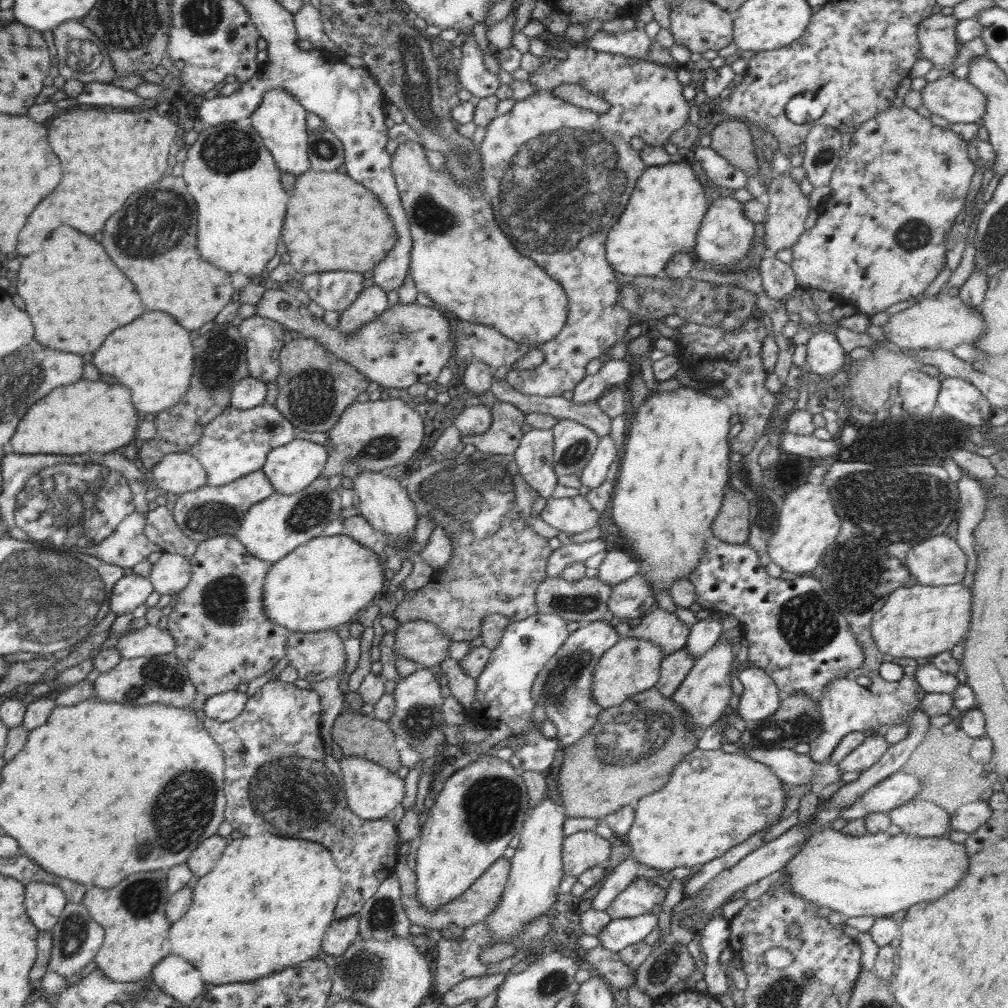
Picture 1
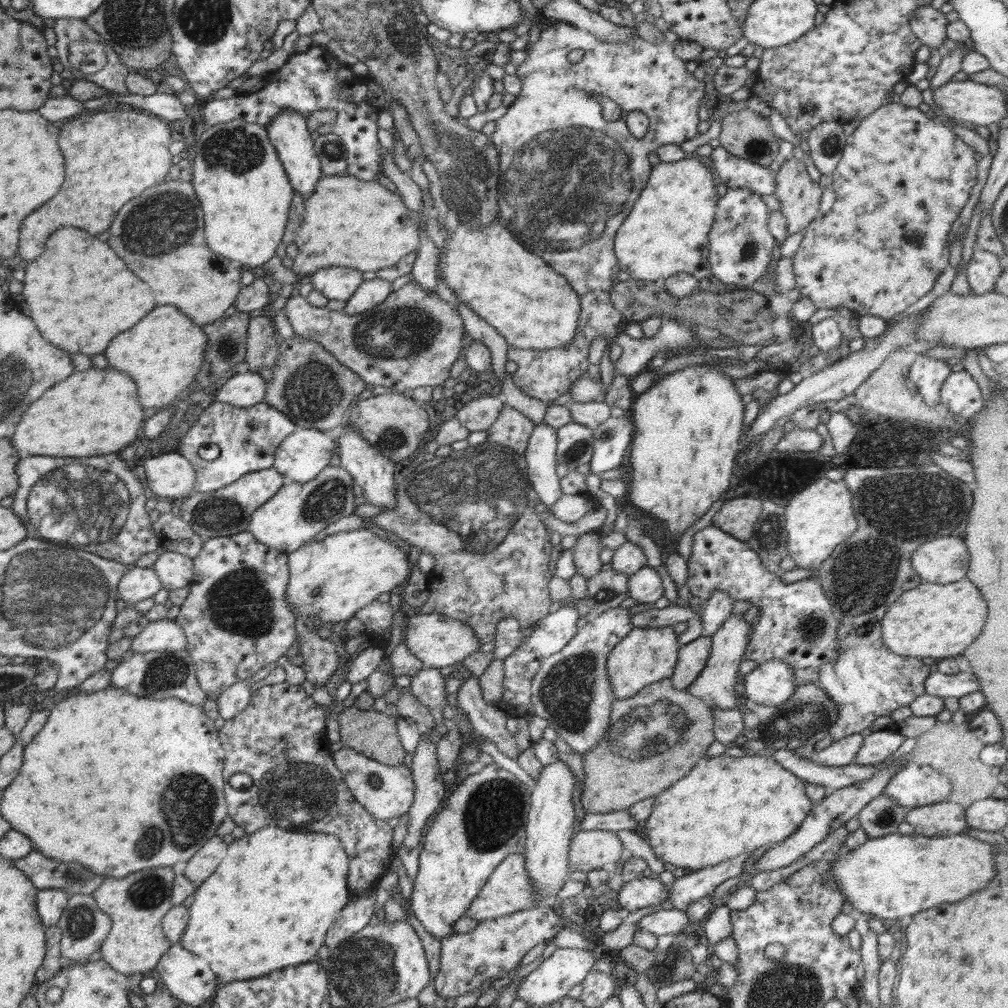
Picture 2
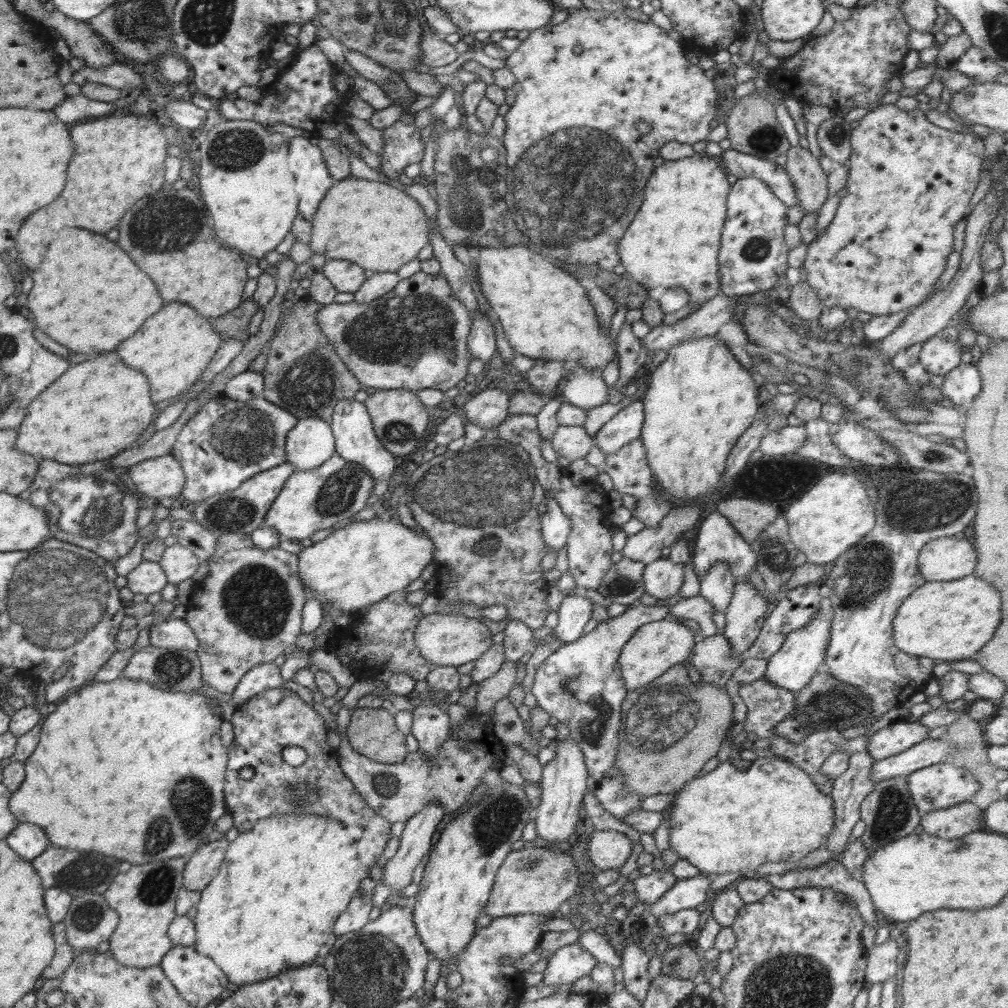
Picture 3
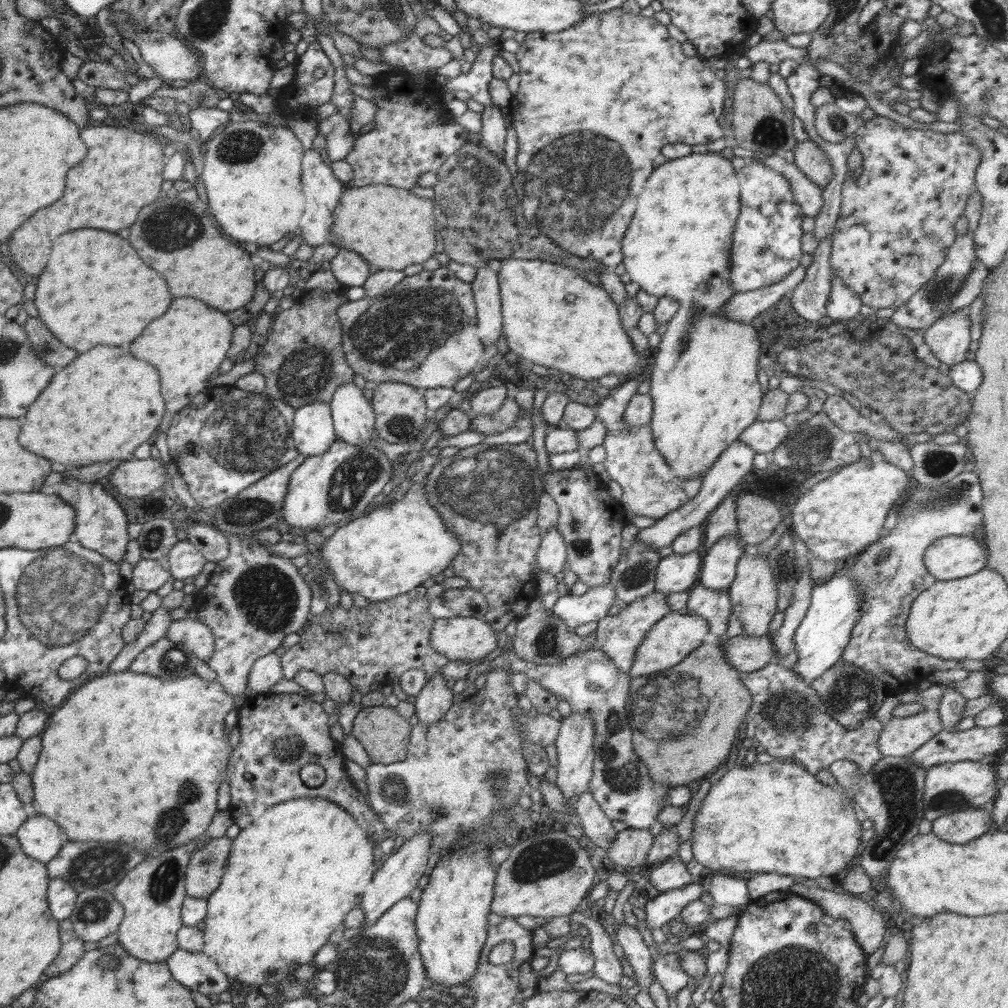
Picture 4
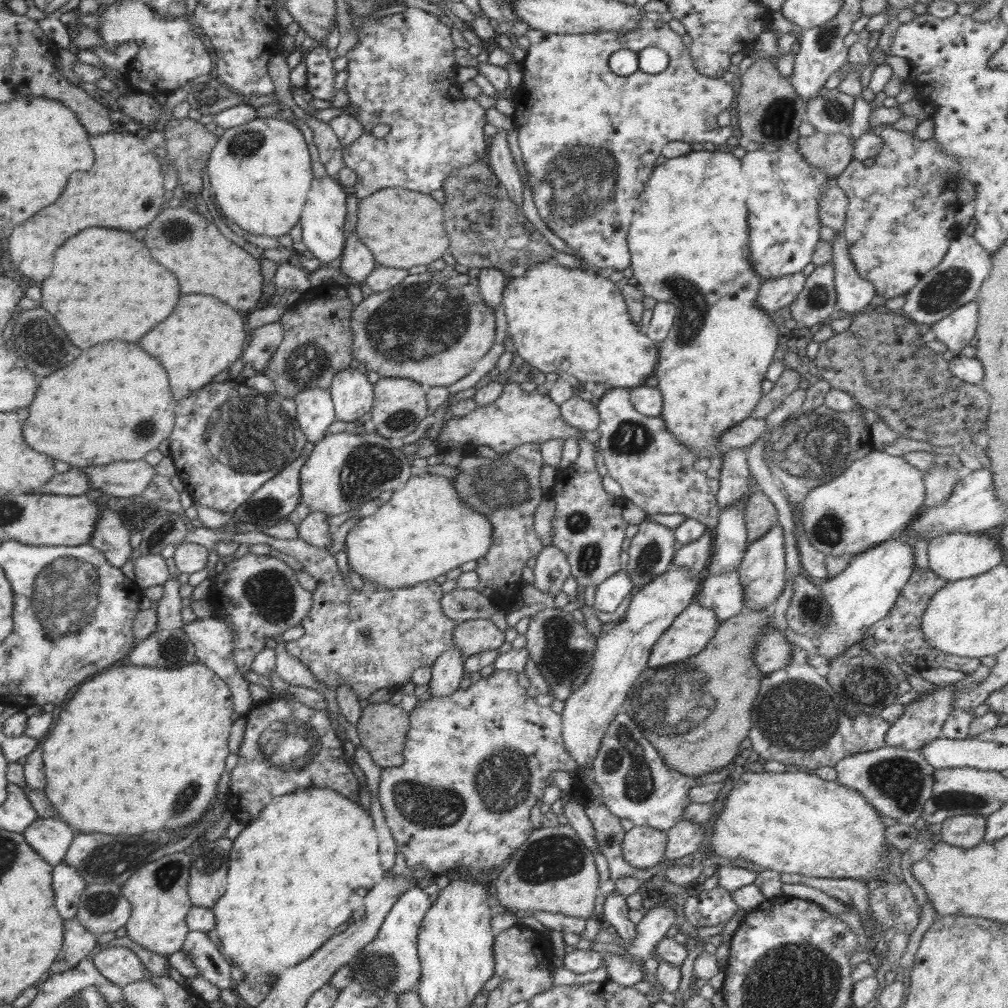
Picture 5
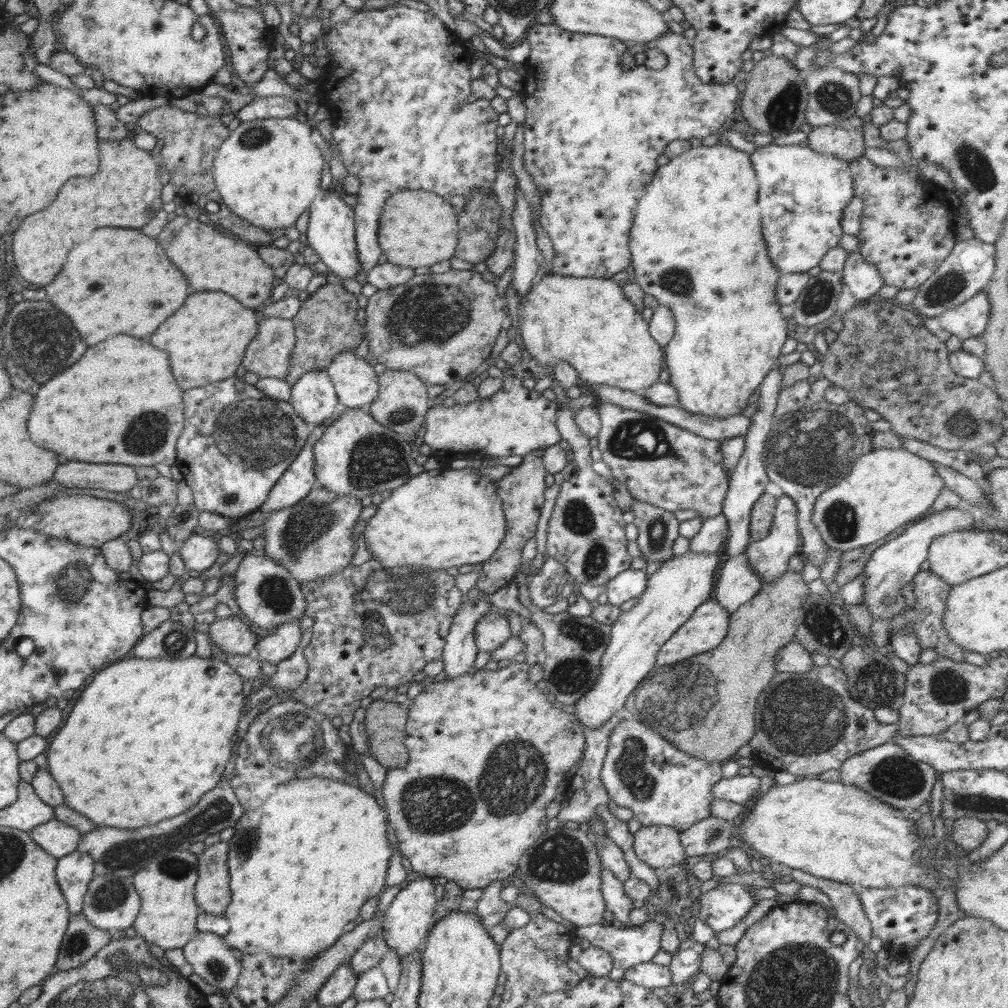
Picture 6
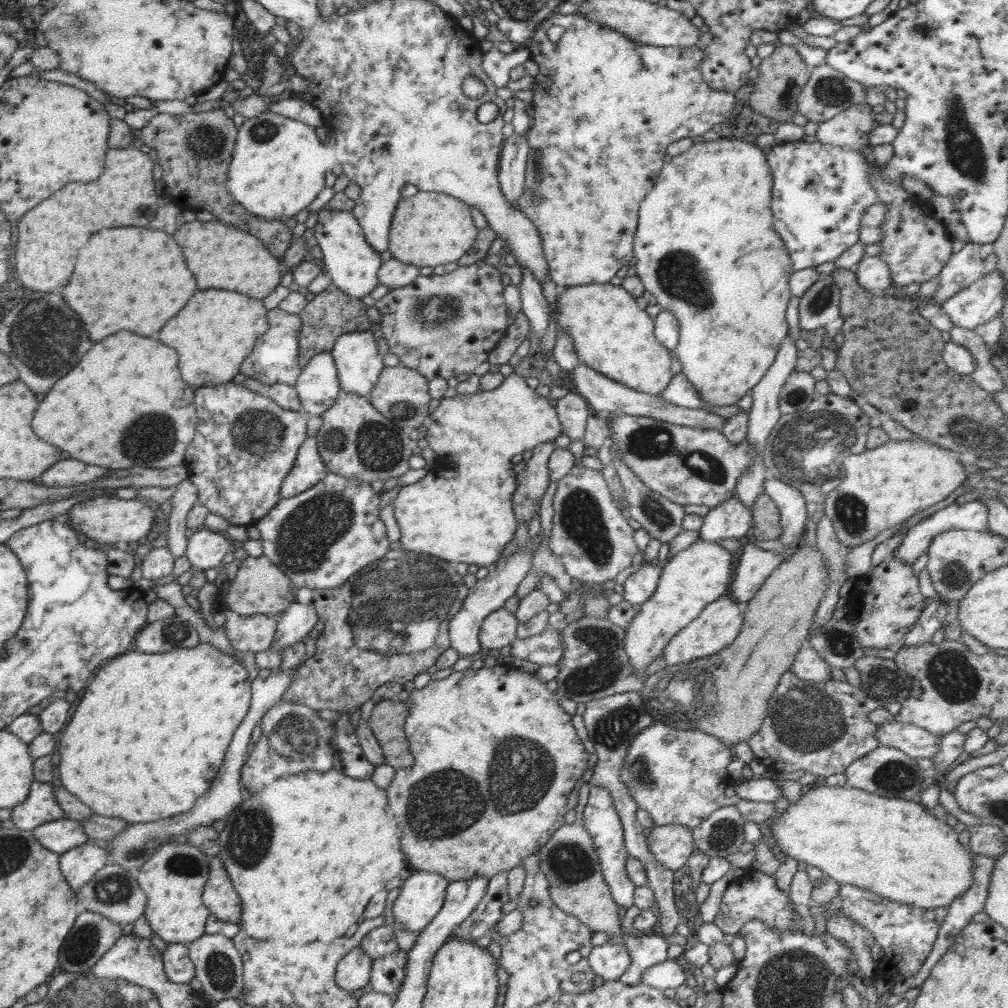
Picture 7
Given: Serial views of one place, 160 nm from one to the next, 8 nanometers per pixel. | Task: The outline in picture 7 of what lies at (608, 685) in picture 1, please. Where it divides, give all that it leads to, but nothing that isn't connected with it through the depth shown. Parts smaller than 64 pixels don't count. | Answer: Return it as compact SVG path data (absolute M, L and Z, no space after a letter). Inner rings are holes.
M727 593L717 598L714 602L707 604L700 616L695 618L688 626L680 629L678 634L675 634L666 645L662 654L666 664L674 666L692 662L697 658L716 654L724 647L730 646L734 642L736 635L741 631L744 616L742 612L738 603Z

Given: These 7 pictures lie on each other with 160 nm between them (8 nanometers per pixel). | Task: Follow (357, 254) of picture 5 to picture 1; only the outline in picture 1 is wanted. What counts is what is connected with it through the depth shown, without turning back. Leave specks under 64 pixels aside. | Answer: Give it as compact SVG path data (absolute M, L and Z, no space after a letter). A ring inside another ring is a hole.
M324 271L307 275L304 274L300 284L301 290L308 294L308 298L310 298L312 302L316 302L316 304L319 304L324 310L336 310L341 313L358 298L358 295L365 288L362 285L364 278L364 274L351 271Z

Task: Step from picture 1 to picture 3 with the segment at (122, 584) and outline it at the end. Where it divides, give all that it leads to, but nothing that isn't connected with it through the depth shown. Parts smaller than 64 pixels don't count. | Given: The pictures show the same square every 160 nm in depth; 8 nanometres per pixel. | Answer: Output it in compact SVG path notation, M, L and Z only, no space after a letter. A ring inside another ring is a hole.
M146 560L138 564L125 577L127 587L134 594L154 594L154 592L160 592L169 583L160 563Z

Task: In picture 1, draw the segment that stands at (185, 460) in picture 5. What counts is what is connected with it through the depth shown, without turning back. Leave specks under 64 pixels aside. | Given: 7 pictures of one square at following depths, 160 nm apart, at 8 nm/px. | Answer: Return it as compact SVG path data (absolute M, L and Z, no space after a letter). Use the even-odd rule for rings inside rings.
M273 404L258 405L248 410L230 406L207 423L199 441L188 453L206 470L206 485L222 486L261 470L267 454L292 442L296 438L295 432L295 426Z

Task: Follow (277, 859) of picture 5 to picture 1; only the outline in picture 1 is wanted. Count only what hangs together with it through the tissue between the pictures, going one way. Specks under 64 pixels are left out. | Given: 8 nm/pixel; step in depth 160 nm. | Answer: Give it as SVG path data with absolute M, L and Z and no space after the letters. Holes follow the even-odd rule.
M268 833L232 839L232 843L226 845L214 868L208 874L201 876L197 884L194 885L192 889L192 906L188 908L184 918L179 918L178 921L171 923L168 933L168 940L172 946L171 954L183 958L194 968L197 968L200 971L202 980L208 985L255 981L278 973L281 970L286 970L288 967L300 964L300 962L308 959L319 958L323 955L320 940L322 940L326 928L330 926L330 922L334 920L332 914L334 914L334 908L336 908L336 902L338 902L338 892L341 891L340 875L340 869L335 865L332 853L317 842Z

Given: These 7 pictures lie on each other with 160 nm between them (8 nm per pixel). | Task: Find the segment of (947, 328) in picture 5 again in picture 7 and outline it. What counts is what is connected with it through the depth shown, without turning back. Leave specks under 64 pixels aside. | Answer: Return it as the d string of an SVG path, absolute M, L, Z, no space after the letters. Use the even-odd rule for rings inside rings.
M1000 271L960 289L940 306L955 326L976 331L981 324L999 318L1004 308L1005 281Z

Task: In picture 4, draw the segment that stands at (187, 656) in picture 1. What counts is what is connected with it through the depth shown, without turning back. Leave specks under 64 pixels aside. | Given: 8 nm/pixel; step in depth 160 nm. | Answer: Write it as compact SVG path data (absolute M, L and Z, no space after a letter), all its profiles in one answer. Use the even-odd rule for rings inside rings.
M227 533L229 553L224 560L216 561L208 583L195 594L193 608L196 619L209 626L214 639L214 652L206 664L216 672L216 679L226 693L232 697L245 695L252 665L257 658L280 652L282 640L293 632L302 632L303 624L309 619L312 591L308 582L298 573L291 559L264 549L251 539L251 534Z

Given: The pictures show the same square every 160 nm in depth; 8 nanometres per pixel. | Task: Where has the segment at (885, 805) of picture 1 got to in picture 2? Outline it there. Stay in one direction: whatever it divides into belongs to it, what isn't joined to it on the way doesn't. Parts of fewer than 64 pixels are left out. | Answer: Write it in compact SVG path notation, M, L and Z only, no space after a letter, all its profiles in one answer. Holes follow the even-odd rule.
M910 762L894 774L883 793L910 810L942 802L950 791L951 784L947 776L931 766Z

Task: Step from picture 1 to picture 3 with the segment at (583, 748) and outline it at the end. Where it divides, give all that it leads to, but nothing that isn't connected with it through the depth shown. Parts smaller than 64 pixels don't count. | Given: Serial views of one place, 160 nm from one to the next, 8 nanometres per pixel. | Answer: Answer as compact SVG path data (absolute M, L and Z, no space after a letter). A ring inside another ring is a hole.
M689 661L685 663L671 666L665 673L656 678L647 686L640 687L634 691L628 692L624 702L622 702L622 726L620 729L620 746L618 746L618 756L616 756L615 766L621 774L623 774L623 792L625 794L637 794L642 797L654 796L657 794L677 793L689 780L692 780L702 770L702 766L706 764L712 757L716 757L722 742L726 740L726 736L730 733L730 728L734 725L734 705L727 693L726 686L718 688L710 683L704 683L700 680L695 671L691 668Z

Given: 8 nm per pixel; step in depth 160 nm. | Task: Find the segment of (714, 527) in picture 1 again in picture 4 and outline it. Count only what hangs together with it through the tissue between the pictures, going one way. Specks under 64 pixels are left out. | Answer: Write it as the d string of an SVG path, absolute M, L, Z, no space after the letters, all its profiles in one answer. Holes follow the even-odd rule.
M746 493L737 498L737 530L746 544L753 548L772 536L781 524L781 507L769 498Z

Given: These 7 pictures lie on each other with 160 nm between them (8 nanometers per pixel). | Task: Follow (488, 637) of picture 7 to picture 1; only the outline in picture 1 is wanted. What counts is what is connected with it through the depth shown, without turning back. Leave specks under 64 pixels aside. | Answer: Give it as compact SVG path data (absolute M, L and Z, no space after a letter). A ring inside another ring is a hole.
M425 620L401 623L395 630L394 652L417 662L421 668L430 668L449 657L449 646L454 640L435 624Z

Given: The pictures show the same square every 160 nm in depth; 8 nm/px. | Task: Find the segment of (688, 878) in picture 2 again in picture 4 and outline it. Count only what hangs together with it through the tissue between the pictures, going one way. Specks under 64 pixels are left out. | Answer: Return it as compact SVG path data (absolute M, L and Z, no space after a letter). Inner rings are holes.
M696 879L680 888L663 891L656 898L649 900L645 906L646 922L652 932L655 928L666 929L666 924L676 918L681 910L699 898L705 898L705 881Z

